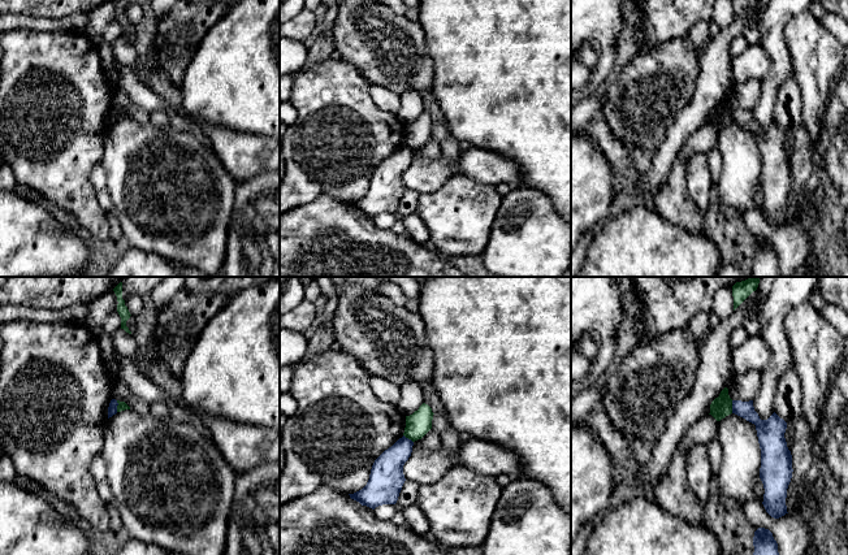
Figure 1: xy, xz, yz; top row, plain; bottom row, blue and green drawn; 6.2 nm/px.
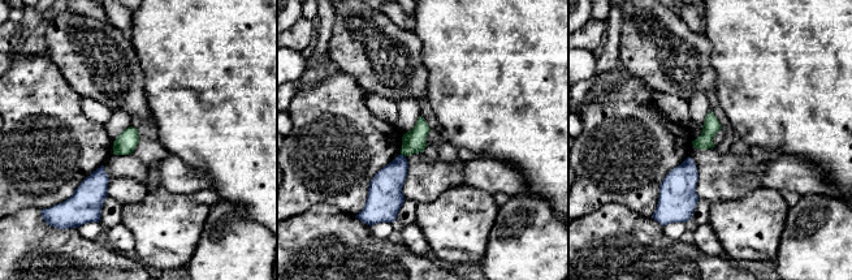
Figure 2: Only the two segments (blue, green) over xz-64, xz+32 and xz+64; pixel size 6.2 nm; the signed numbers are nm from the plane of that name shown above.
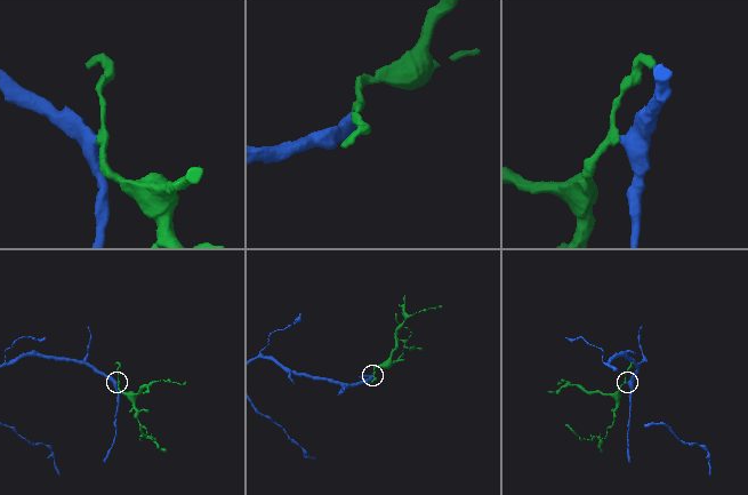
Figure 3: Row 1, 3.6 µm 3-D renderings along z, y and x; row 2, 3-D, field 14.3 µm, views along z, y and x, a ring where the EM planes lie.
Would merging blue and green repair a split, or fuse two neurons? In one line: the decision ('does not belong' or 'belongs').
does not belong

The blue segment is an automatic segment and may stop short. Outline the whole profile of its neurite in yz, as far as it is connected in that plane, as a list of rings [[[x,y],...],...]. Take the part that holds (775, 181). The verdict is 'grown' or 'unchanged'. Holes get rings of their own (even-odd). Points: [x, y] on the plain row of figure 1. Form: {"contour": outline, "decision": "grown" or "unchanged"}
{"contour": [[[732,109],[732,122],[756,134],[761,157],[760,187],[765,198],[762,213],[771,226],[779,227],[788,222],[786,207],[793,181],[792,164],[784,147],[787,131],[775,121],[767,129],[761,129],[753,109]]], "decision": "unchanged"}

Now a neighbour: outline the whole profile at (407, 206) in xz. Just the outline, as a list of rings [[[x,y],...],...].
[[[404,190],[397,212],[403,217],[416,213],[417,200],[419,200],[419,194],[416,191]]]

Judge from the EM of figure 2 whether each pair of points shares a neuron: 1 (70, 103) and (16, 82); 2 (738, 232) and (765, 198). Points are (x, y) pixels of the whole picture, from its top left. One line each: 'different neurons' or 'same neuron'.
1: same neuron
2: same neuron

